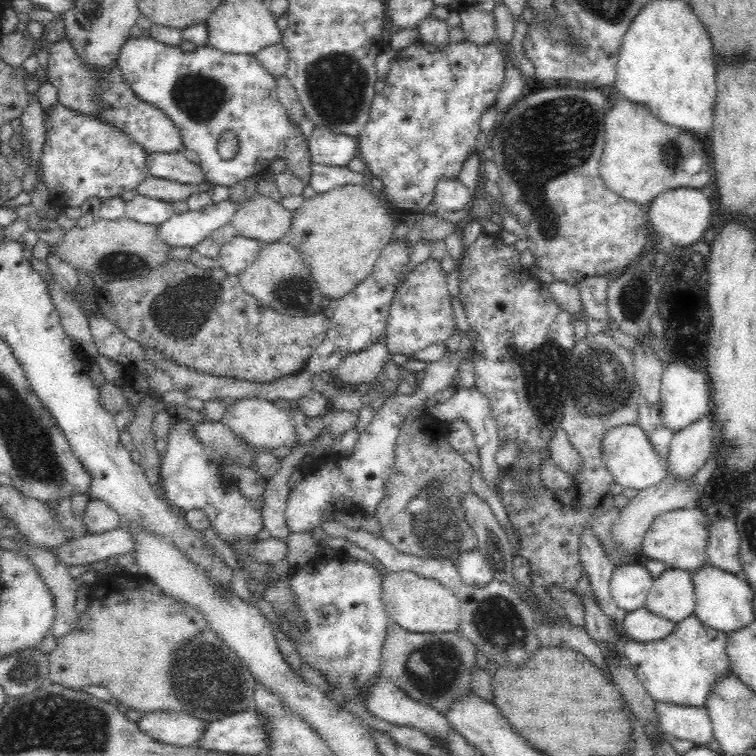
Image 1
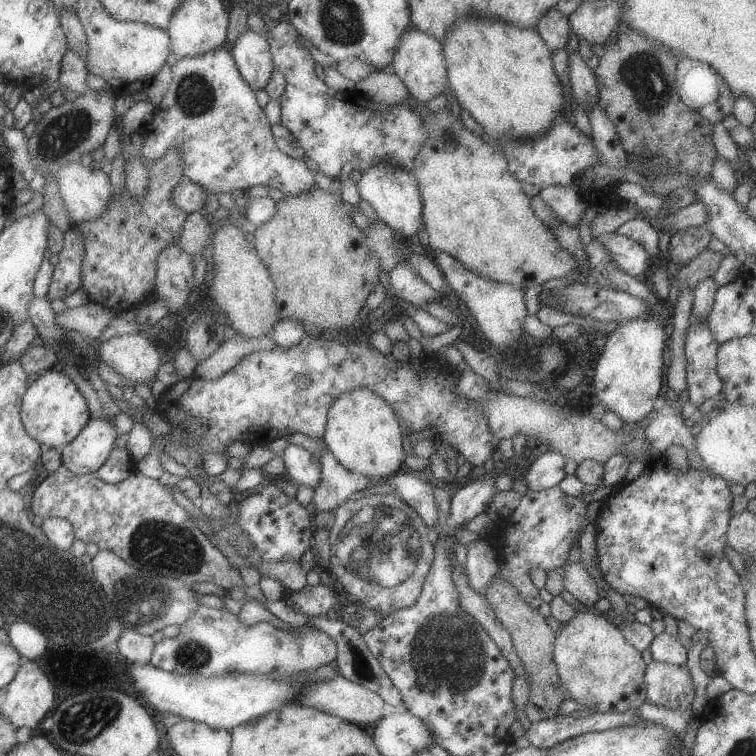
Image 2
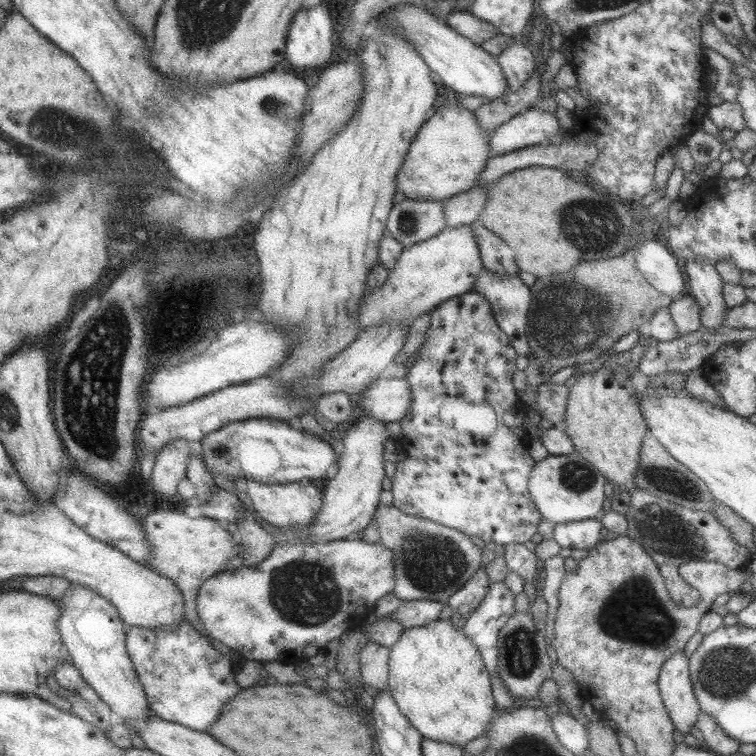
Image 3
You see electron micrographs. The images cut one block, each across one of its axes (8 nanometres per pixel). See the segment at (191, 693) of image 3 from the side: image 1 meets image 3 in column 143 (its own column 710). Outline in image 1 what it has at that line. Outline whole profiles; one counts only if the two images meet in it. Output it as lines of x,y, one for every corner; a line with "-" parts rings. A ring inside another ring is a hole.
688,616
678,622
670,636
656,642
628,642
622,646
626,660
634,666
638,680
646,688
646,692
656,702
676,704
676,706
692,706
706,708
708,696
716,680
724,674
734,672
728,656
728,636
726,632
714,630
706,626
698,616

